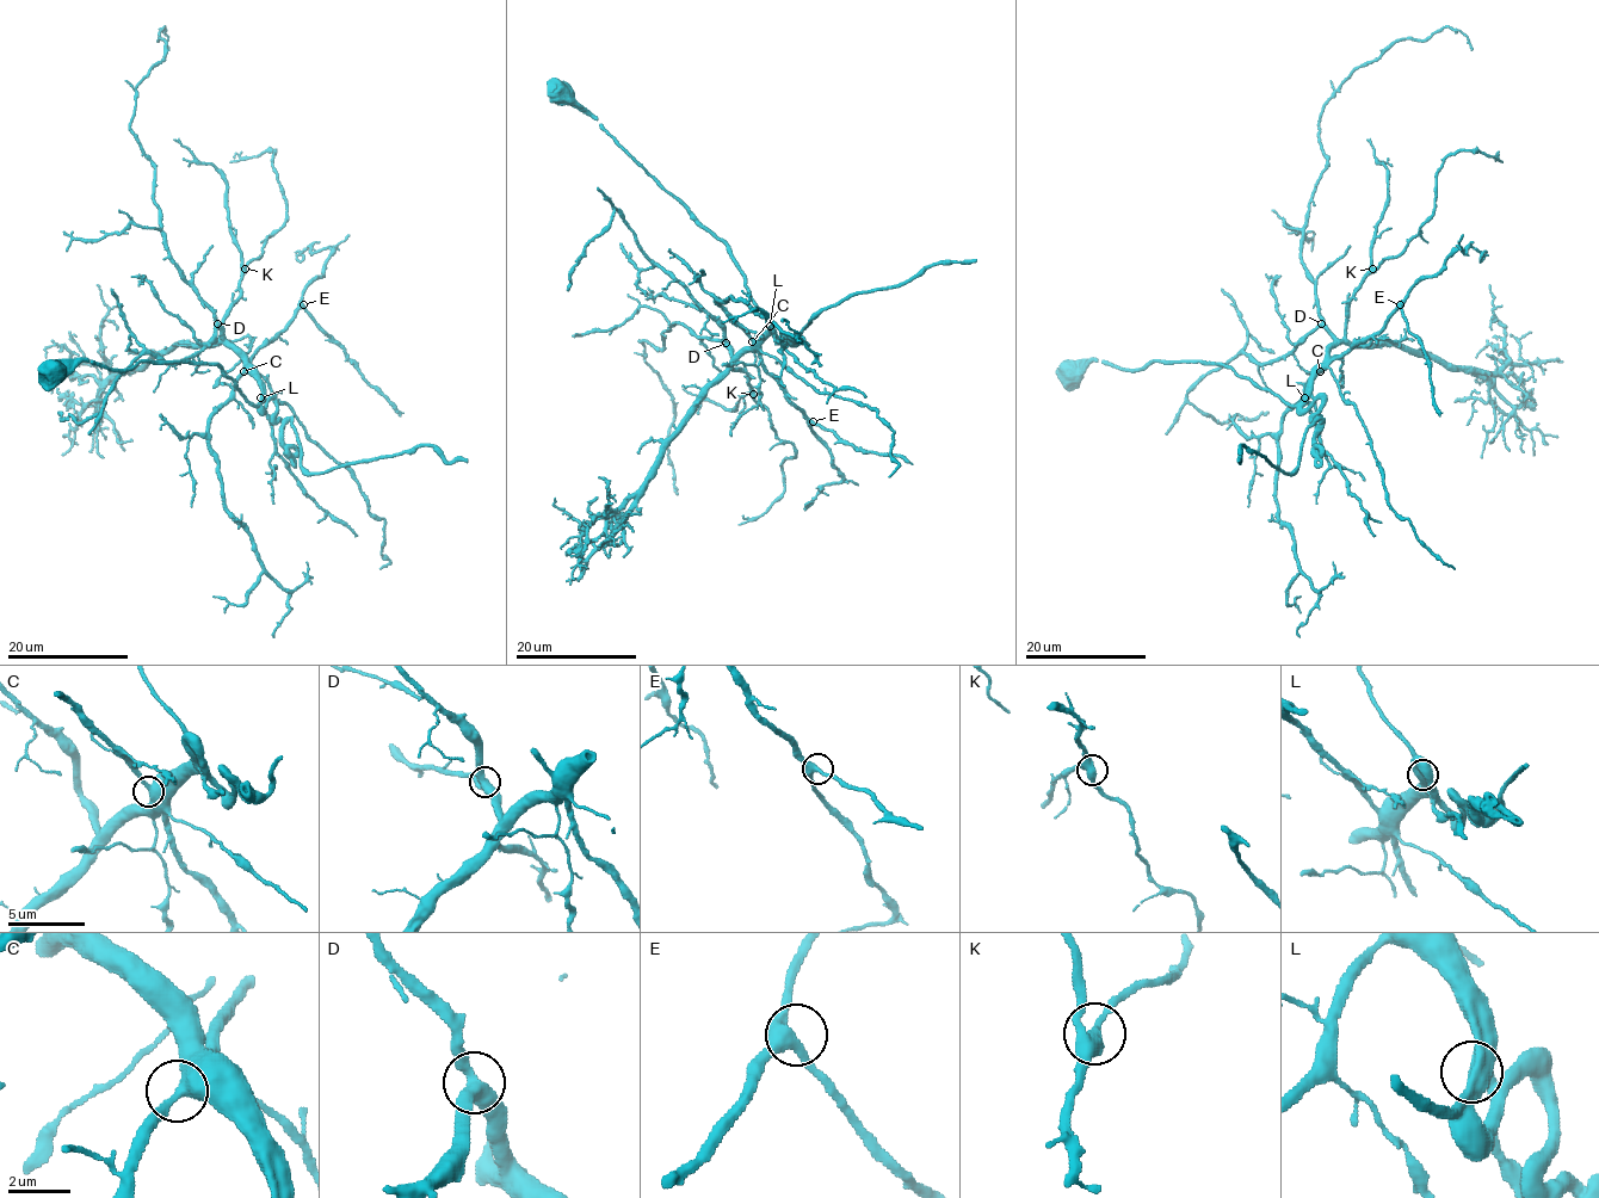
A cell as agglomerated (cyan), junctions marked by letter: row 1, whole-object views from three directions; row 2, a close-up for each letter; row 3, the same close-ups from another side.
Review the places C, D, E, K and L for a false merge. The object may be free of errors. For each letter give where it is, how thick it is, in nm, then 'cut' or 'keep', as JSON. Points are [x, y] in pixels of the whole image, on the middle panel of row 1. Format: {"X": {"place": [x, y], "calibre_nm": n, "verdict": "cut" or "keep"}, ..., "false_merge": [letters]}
{"C": {"place": [752, 341], "calibre_nm": 500, "verdict": "keep"}, "D": {"place": [726, 343], "calibre_nm": 400, "verdict": "keep"}, "E": {"place": [813, 421], "calibre_nm": 400, "verdict": "keep"}, "K": {"place": [753, 394], "calibre_nm": 400, "verdict": "keep"}, "L": {"place": [770, 326], "calibre_nm": 550, "verdict": "keep"}, "false_merge": []}

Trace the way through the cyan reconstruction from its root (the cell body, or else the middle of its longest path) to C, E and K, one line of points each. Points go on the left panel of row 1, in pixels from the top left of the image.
C: (54, 376), (81, 360), (119, 370), (143, 360), (213, 363), (257, 405), (260, 383), (244, 371)
E: (54, 376), (81, 360), (119, 370), (143, 360), (213, 363), (257, 405), (261, 382), (251, 359), (303, 304)
K: (54, 376), (81, 360), (119, 370), (143, 360), (213, 363), (257, 405), (258, 372), (222, 338), (245, 269)

